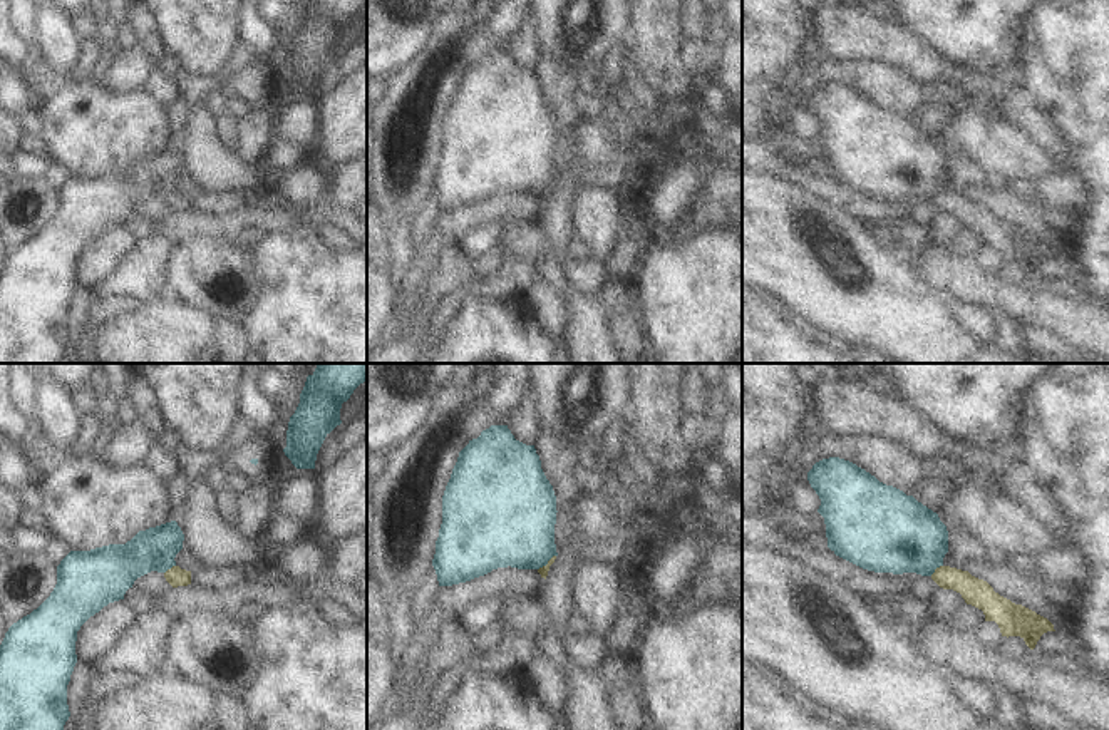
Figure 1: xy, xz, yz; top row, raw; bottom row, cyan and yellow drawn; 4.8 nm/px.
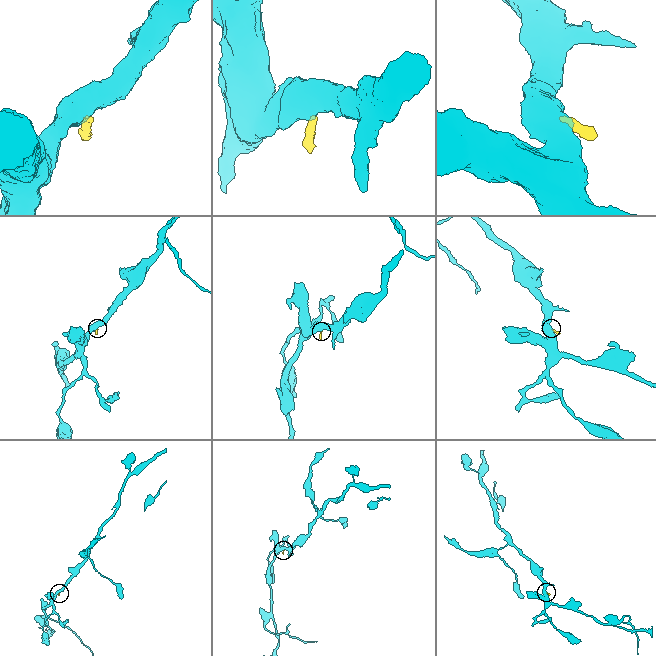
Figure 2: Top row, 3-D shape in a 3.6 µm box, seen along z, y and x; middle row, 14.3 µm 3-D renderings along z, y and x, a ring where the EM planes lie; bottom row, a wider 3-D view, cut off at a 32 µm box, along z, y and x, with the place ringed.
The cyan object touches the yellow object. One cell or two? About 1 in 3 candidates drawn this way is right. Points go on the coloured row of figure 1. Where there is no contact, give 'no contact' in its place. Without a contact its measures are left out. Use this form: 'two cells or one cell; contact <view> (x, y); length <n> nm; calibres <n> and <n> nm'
two cells; contact yz (935, 568); length 80 nm; calibres 380 and 140 nm

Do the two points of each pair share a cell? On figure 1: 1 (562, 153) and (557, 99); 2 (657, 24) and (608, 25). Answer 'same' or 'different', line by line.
1: same
2: different

